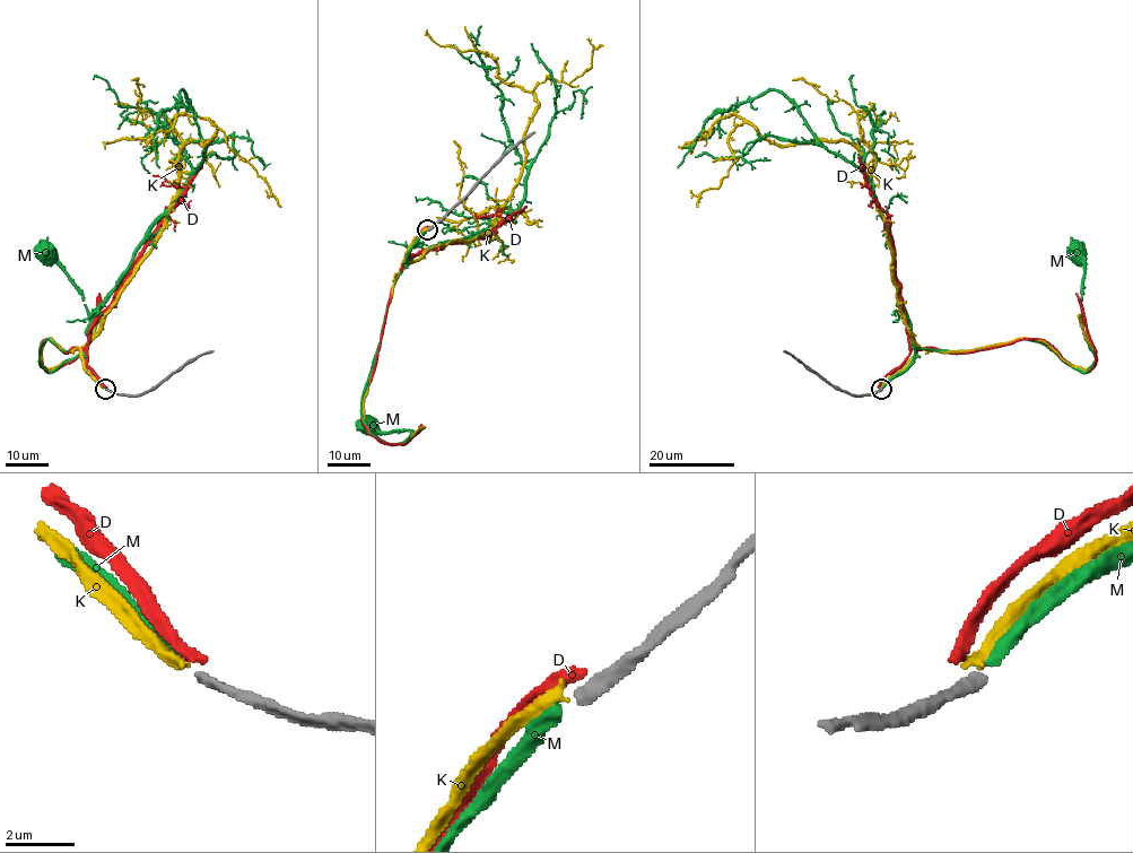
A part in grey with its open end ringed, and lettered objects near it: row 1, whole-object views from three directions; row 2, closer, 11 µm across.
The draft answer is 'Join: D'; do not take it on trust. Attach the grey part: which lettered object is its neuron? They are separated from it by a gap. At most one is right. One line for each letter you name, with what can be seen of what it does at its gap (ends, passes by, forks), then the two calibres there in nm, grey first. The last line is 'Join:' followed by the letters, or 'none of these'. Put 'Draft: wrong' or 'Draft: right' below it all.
M: It ends there. Thickness 320 nm (grey) against 340 nm
Join: M
Draft: wrong

